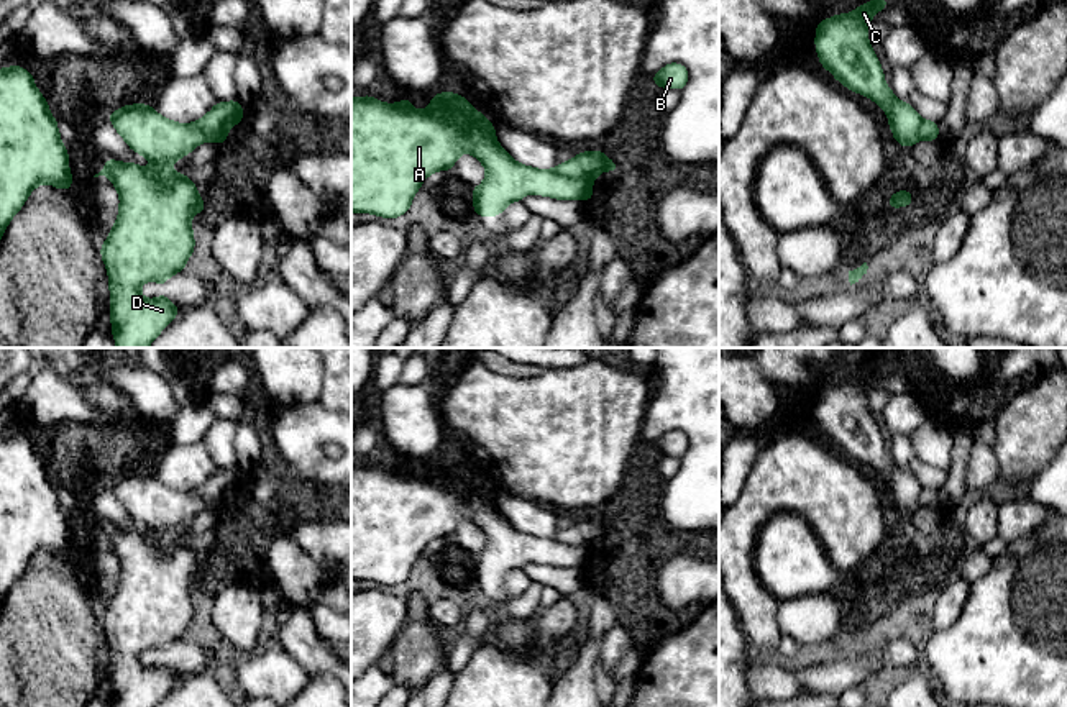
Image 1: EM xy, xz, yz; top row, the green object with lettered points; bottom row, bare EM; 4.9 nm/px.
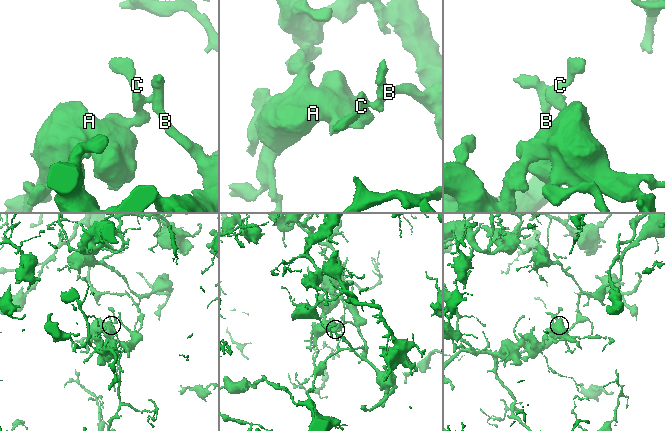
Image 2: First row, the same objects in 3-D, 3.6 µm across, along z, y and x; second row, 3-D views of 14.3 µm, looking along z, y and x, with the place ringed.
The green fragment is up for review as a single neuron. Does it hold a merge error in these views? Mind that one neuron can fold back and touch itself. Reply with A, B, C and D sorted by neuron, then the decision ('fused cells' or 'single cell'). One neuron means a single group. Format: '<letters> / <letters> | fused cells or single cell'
A D / B C | fused cells

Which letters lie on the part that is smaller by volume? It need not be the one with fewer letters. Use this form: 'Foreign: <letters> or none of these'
Foreign: B, C

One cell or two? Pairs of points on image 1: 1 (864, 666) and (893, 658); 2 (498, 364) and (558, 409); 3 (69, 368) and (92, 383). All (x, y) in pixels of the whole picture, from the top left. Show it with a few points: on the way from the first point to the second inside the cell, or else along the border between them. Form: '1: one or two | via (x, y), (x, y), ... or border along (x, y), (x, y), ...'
1: one | via (870, 663), (887, 660)
2: two | border along (483, 364), (508, 376), (537, 376), (544, 369)
3: one | via (74, 368), (87, 378)

